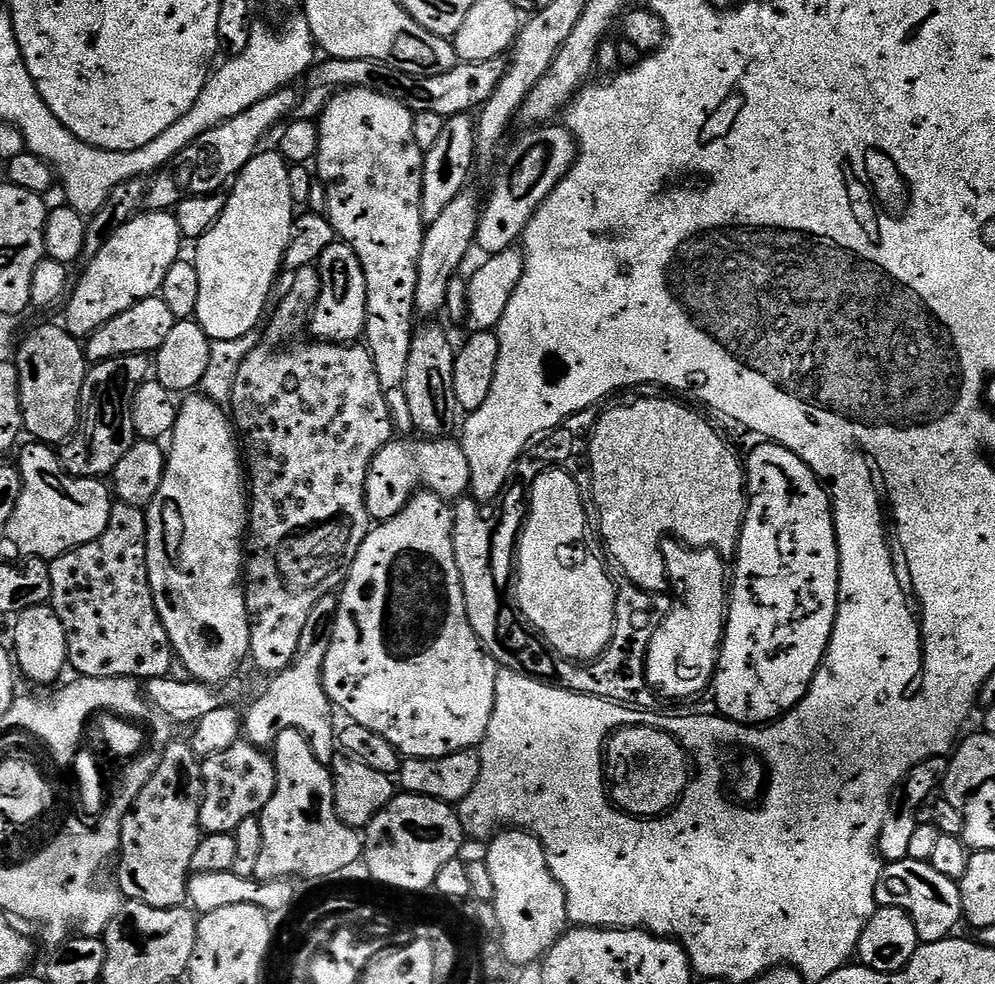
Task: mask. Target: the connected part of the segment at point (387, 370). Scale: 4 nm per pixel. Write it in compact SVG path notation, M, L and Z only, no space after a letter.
M345 88L320 115L320 141L314 161L319 183L328 190L328 220L339 239L358 254L358 262L362 262L366 274L366 326L362 340L374 358L374 370L378 370L378 382L382 385L386 406L392 415L395 431L400 434L413 431L410 402L406 402L406 366L410 363L414 335L412 320L416 316L418 258L422 254L426 231L422 218L424 153L414 140L413 115L402 102L386 94L378 94L369 88Z

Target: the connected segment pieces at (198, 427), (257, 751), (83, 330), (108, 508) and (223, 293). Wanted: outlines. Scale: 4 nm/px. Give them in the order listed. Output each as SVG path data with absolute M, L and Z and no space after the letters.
M188 394L183 397L176 413L176 424L172 427L170 437L172 452L167 453L164 466L162 486L158 486L158 494L149 502L146 509L148 518L148 577L150 590L156 603L158 614L166 626L166 634L172 643L173 653L184 663L187 675L201 684L219 686L225 680L233 679L232 672L232 616L242 612L242 573L246 563L246 533L250 523L250 500L246 495L246 472L242 467L242 452L238 447L238 436L234 431L233 421L229 413L221 405L203 394Z
M240 738L228 749L203 757L200 777L204 783L200 799L201 833L235 833L239 824L251 816L259 817L266 802L270 802L276 789L276 761L265 749Z
M144 210L133 216L130 222L126 222L126 226L122 226L104 241L102 250L98 250L98 254L87 261L88 269L81 274L80 281L77 284L75 281L66 300L68 313L64 316L65 321L63 320L70 335L87 338L106 322L110 322L110 318L122 314L122 310L130 310L130 306L157 295L170 266L174 266L174 262L181 259L180 243L182 243L180 227L171 211L149 212Z
M26 444L19 449L22 490L18 506L14 506L14 514L10 514L2 536L8 539L8 548L17 552L17 557L37 556L51 562L86 542L94 542L104 533L110 522L114 496L103 479L70 475L49 445Z
M279 151L257 152L255 158L240 171L240 175L231 185L232 193L227 193L224 212L218 218L218 222L205 236L195 241L194 263L198 270L198 306L194 319L202 326L202 330L211 341L240 338L256 330L260 324L259 320L265 319L264 307L268 304L268 295L276 284L276 275L282 272L284 255L293 238L294 205L290 198L289 167L288 161Z

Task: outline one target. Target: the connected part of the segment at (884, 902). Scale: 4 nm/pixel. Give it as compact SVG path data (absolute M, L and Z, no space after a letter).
M926 860L885 863L878 878L876 902L881 908L906 910L918 930L921 944L949 939L955 933L952 931L964 920L959 883L946 878L946 874L938 874L938 870L934 870L934 866Z

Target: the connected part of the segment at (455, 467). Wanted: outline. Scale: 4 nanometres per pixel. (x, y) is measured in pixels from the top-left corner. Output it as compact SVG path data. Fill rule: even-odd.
M393 438L374 458L366 478L366 506L373 521L394 518L423 486L427 491L452 502L463 497L472 483L470 462L466 462L464 447L452 438Z

